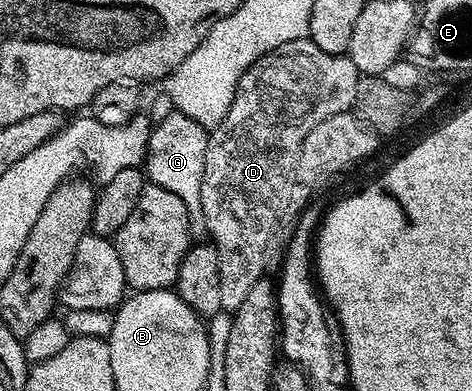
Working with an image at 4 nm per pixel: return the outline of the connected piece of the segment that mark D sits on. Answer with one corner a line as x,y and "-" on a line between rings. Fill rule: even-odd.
309,37
305,39
297,39
296,41
288,41
284,45
280,45
276,49
272,49
267,55
262,55
249,69
240,77
236,93
232,97
232,105
228,109
228,113
224,117
224,121
220,121
217,127
209,132
206,141
206,152
204,153
204,173
202,174
202,184
200,185
200,205
204,213
204,221
206,229
212,229
212,233
216,233
216,237
220,239
220,249
218,253
218,264
220,273
224,273
224,281
220,281
220,305
228,305
228,311
234,312
240,309
240,304
244,302
244,297
248,297
248,293
252,290
252,285
259,279
263,278
266,273
266,250
270,247
270,238
274,235
274,226
278,223
278,198
282,195
288,181
291,182
295,168
298,166
298,157
300,149
304,145
304,137
308,137
308,133
312,133
312,129
316,129
316,125
320,125
320,121
328,121
328,117
336,117
340,113
350,111
354,105
356,97
356,85
360,78
360,73
356,69
356,65
351,61
349,54
333,55
332,53
324,53
324,49
317,47

